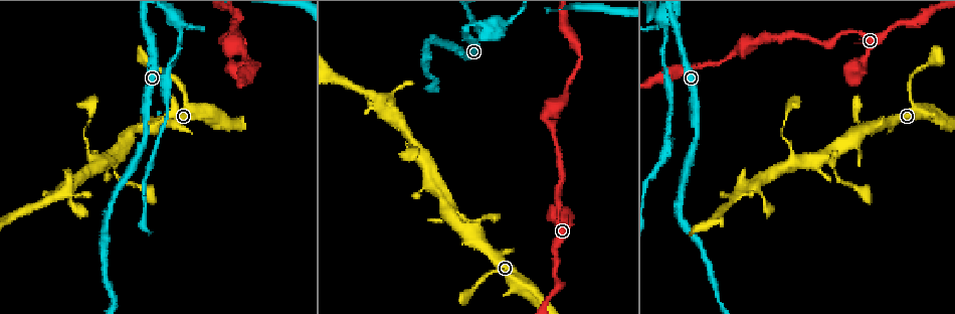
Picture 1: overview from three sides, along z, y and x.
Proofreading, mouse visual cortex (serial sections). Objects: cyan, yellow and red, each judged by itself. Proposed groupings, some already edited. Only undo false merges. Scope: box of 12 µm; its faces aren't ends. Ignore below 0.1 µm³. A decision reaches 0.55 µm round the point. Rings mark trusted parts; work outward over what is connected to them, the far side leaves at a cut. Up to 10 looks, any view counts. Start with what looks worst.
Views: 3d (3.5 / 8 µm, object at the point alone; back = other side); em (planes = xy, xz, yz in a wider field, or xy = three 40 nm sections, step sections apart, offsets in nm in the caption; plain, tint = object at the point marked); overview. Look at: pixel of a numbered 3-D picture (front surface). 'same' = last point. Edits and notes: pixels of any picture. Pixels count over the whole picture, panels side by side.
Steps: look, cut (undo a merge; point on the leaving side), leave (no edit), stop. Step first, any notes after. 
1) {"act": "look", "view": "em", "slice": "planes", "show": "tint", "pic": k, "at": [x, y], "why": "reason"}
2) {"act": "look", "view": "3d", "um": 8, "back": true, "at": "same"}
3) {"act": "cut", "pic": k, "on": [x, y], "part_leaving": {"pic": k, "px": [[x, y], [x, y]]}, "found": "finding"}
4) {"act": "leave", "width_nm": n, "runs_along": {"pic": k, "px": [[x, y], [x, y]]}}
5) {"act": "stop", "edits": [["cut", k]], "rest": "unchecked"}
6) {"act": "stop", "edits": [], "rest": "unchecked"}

{"act": "look", "view": "3d", "um": 3.5, "pic": 1, "at": [179, 23], "why": "arms part here"}

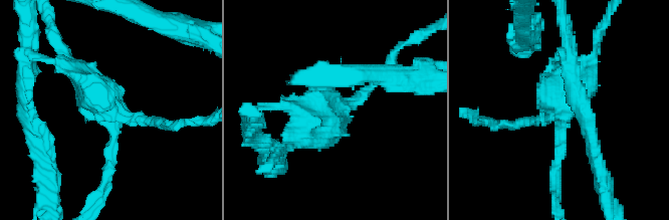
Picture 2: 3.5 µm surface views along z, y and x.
{"act": "look", "view": "em", "slice": "xy", "step": 1, "show": "tint", "pic": 2, "at": [335, 111], "why": "need the tissue"}

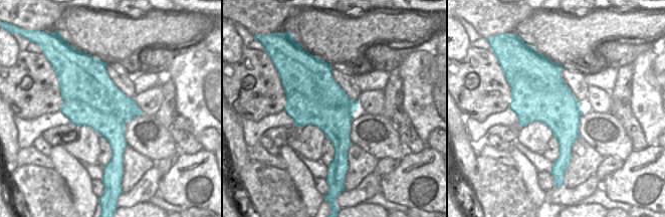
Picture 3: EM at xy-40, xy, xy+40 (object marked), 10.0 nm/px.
{"act": "look", "view": "em", "slice": "xy", "step": 5, "show": "tint", "at": "same"}

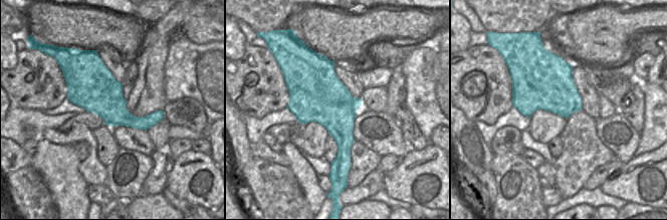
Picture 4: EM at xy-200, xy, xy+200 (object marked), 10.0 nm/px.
{"act": "cut", "pic": 2, "on": [57, 45], "found": "a second cell is stuck on"}

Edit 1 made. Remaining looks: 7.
{"act": "look", "view": "3d", "um": 3.5, "pic": 1, "at": [561, 219], "why": "calibre changes"}

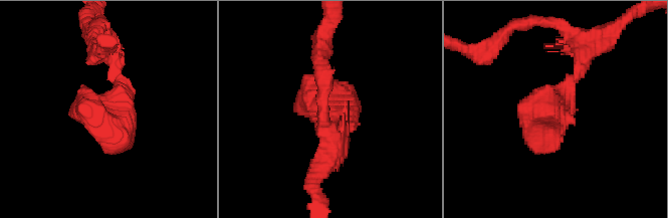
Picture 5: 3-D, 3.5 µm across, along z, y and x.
{"act": "look", "view": "em", "slice": "xy", "step": 5, "show": "tint", "pic": 5, "at": [555, 117]}

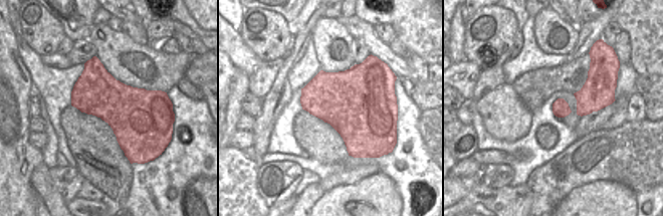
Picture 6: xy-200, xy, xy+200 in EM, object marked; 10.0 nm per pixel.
{"act": "leave", "runs_along": {"pic": 5, "px": [[583, 61], [554, 117], [520, 101]]}, "found": "all the same cell"}

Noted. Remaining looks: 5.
{"act": "look", "view": "3d", "um": 3.5, "pic": 1, "at": [435, 193], "why": "two arms in line, one across"}

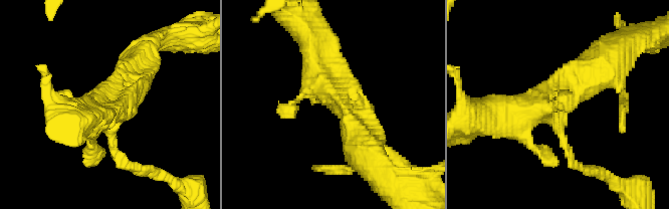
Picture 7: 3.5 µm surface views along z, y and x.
{"act": "look", "view": "em", "slice": "planes", "show": "tint", "pic": 7, "at": [555, 119]}

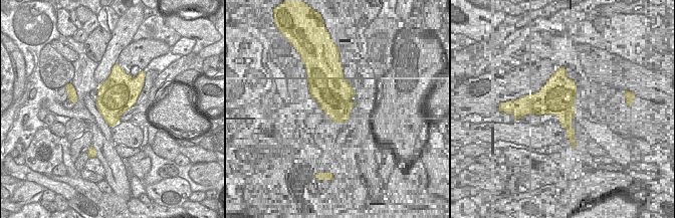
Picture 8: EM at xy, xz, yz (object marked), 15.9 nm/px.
{"act": "look", "view": "em", "slice": "xy", "step": 1, "show": "tint", "at": "same"}

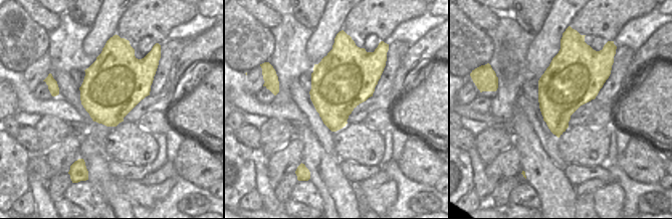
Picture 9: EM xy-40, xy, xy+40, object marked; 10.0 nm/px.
{"act": "leave", "runs_along": {"pic": 7, "px": [[600, 65], [559, 102], [496, 118]]}, "found": "continuous, no second cell"}

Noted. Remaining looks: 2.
{"act": "look", "view": "3d", "um": 3.5, "pic": 1, "at": [375, 94], "why": "sudden change in width"}

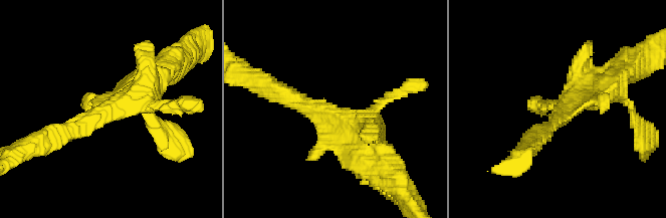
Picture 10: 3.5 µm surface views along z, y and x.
{"act": "look", "view": "em", "slice": "xy", "step": 5, "show": "tint", "pic": 10, "at": [564, 110]}

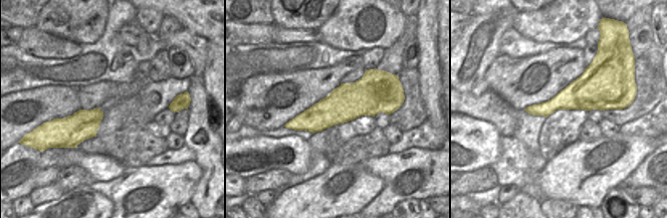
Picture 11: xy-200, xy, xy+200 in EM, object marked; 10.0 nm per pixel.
{"act": "leave", "runs_along": {"pic": 10, "px": [[377, 147], [368, 129], [278, 92]]}, "found": "continuous, no second cell"}

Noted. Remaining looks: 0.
{"act": "stop", "edits": [["cut", 2]], "rest": "unchecked"}

